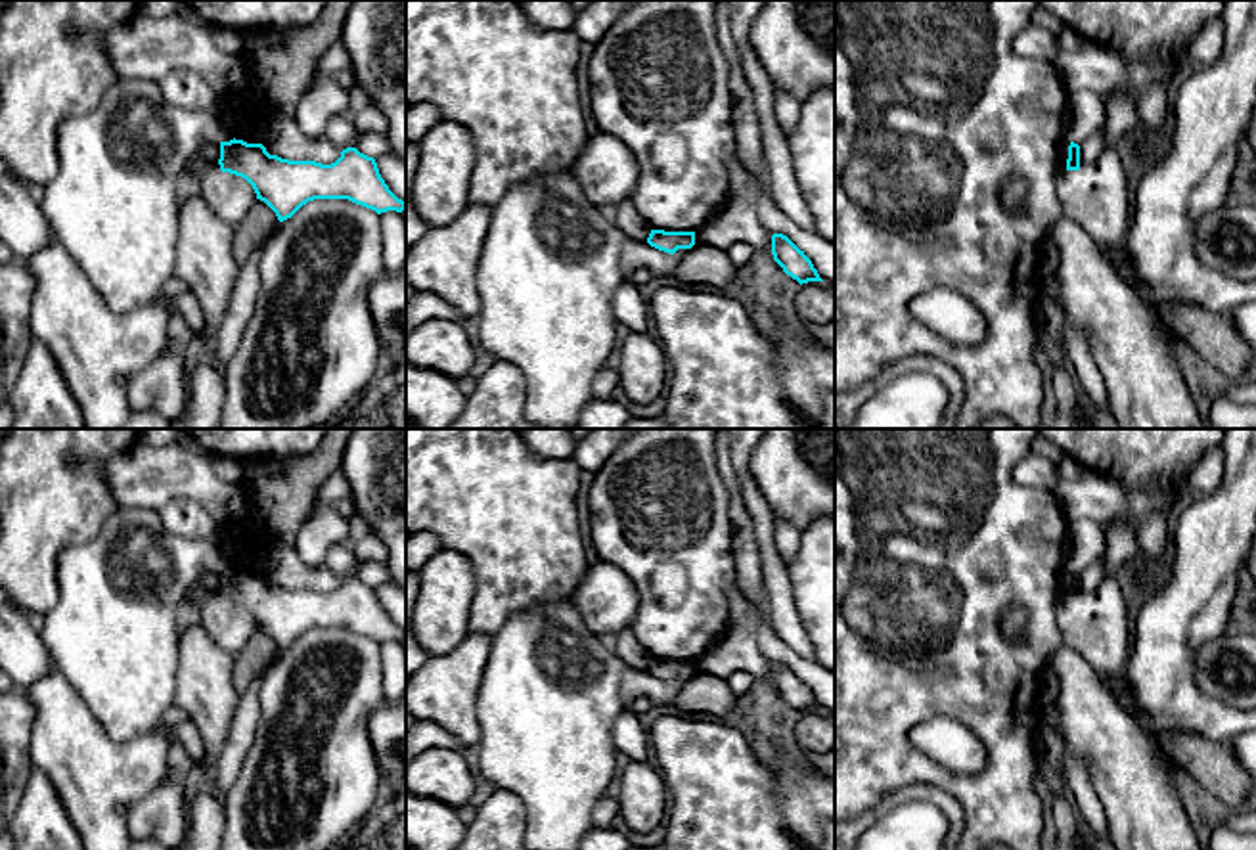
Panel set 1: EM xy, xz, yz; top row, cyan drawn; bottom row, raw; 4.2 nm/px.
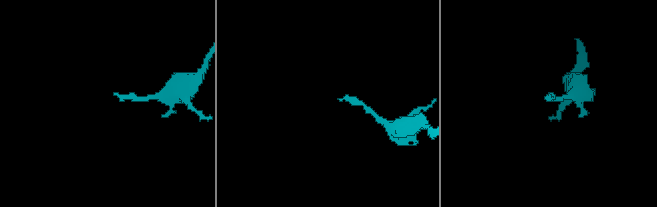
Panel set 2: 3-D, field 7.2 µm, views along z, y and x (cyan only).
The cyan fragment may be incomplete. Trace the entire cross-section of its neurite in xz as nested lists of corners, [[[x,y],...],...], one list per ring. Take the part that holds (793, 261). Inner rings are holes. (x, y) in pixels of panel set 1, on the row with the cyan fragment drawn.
[[[772,235],[772,255],[783,272],[796,280],[800,285],[808,281],[823,281],[812,260],[787,235]]]

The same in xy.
[[[234,138],[220,142],[218,165],[222,172],[245,178],[280,222],[314,199],[348,199],[377,214],[406,209],[381,178],[375,159],[356,147],[347,147],[335,163],[322,165],[281,159],[262,144]]]

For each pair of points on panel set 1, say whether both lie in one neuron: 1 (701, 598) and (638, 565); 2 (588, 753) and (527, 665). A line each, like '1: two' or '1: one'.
1: one
2: one

